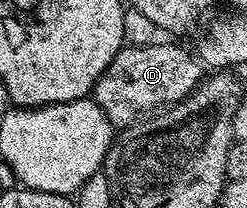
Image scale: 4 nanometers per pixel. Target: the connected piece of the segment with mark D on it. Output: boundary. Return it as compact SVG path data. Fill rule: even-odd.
M130 45L122 47L113 57L113 62L101 72L91 94L92 100L96 101L100 109L104 109L106 115L111 118L114 126L125 127L136 122L142 115L152 115L170 105L178 105L184 97L190 97L201 84L206 76L207 69L201 58L187 50L181 45Z

